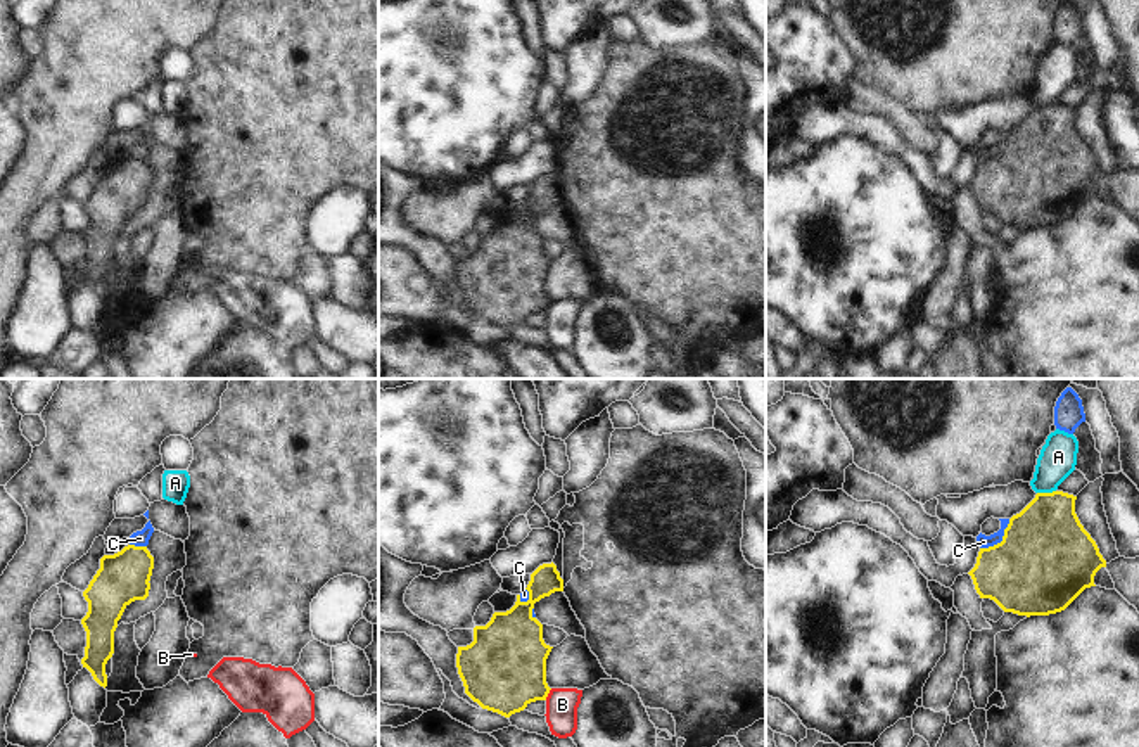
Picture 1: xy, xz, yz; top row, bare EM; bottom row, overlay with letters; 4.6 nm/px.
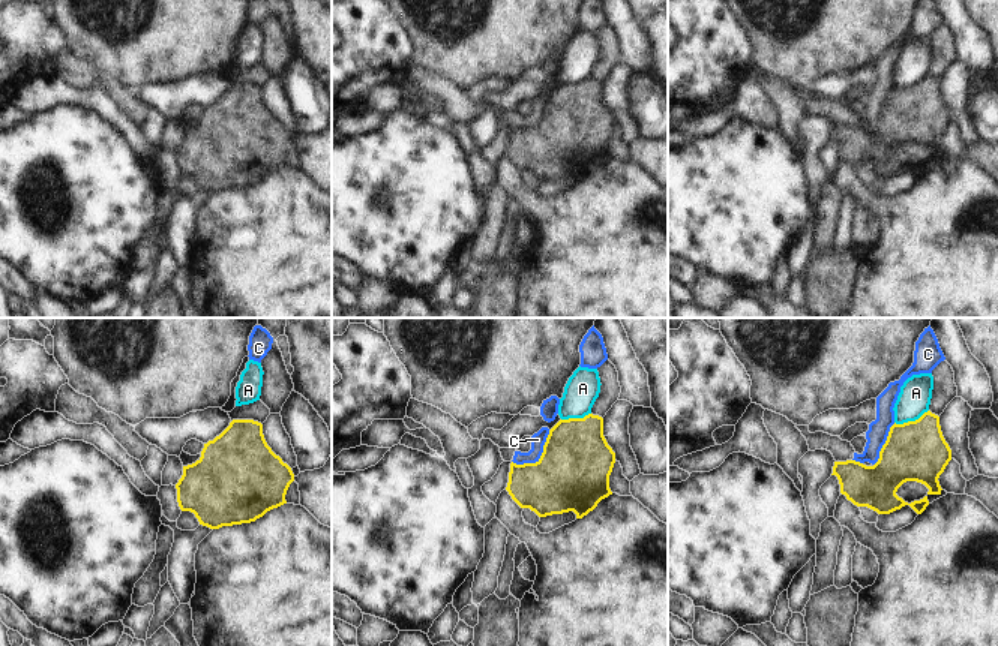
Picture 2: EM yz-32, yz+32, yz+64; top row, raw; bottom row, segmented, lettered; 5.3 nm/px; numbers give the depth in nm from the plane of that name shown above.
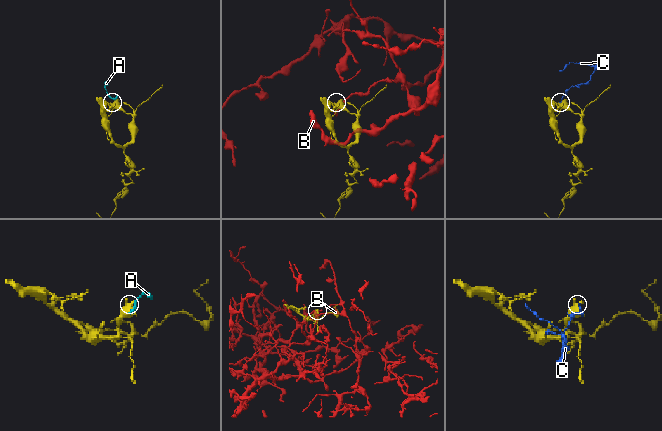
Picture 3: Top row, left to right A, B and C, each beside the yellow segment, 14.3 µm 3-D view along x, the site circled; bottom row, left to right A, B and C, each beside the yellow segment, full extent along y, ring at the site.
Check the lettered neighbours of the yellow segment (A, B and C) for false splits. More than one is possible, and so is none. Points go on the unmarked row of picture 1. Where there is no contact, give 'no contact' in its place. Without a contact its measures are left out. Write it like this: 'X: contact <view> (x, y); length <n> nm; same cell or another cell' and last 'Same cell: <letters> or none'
A: contact yz (1046, 106); length 90 nm; another cell
B: contact xz (548, 305); length 70 nm; another cell
C: contact yz (1003, 153); length 200 nm; another cell
Same cell: none

